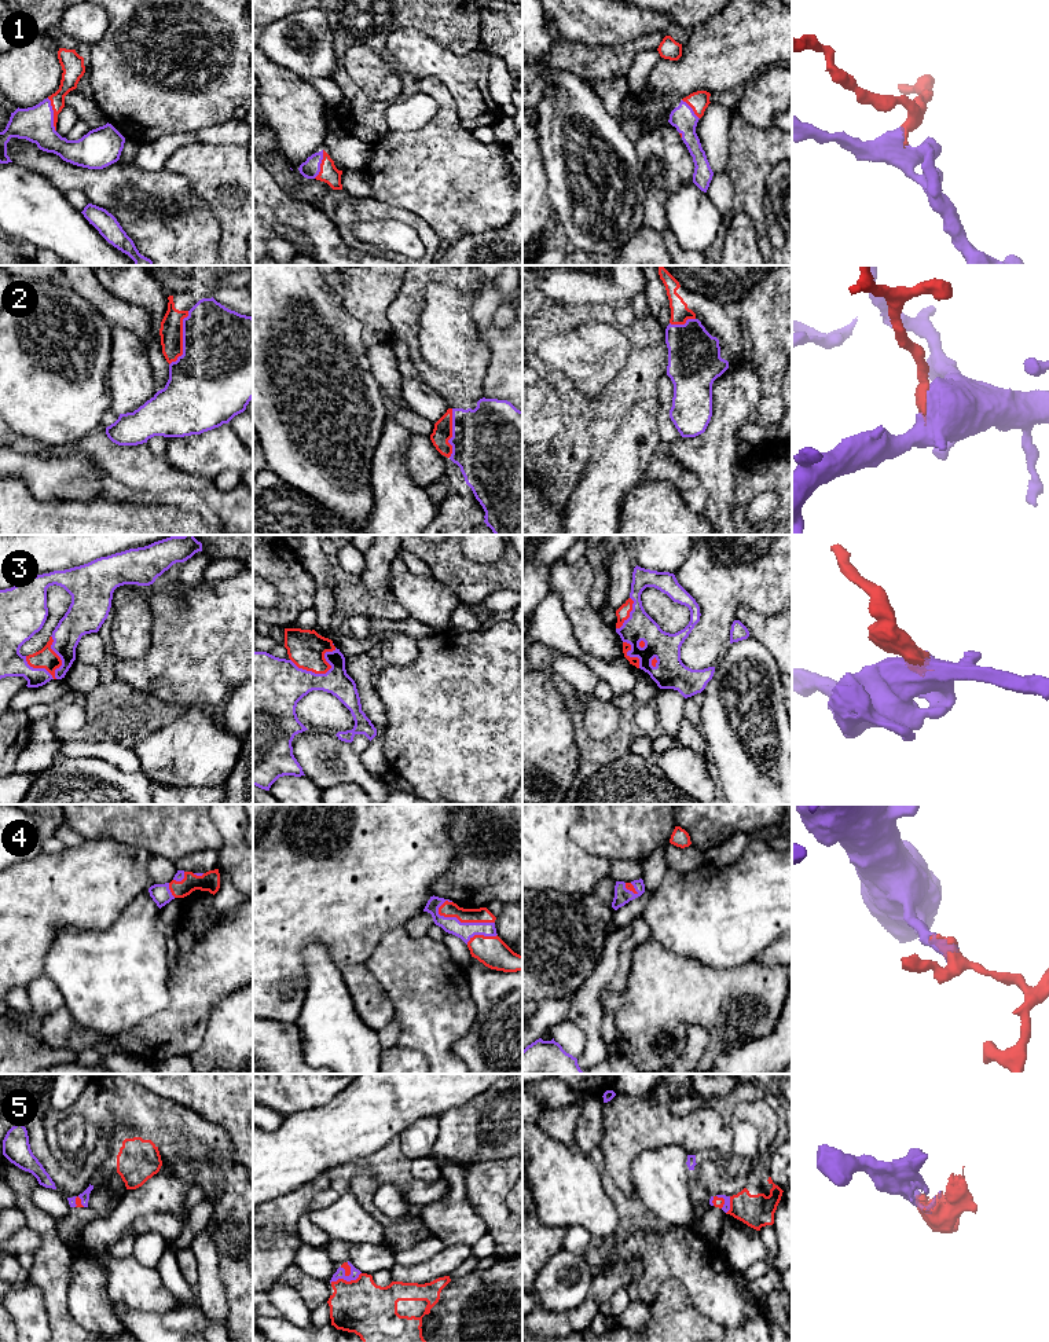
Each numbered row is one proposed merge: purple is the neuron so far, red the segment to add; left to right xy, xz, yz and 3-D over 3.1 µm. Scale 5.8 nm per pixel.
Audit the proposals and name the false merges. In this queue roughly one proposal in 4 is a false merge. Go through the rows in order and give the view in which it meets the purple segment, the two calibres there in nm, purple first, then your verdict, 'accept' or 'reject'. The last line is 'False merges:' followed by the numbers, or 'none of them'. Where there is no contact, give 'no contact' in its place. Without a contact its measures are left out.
1: contact in xy; calibres 200 and 110 nm; accept
2: contact in xy; calibres 480 and 140 nm; accept
3: contact in xy; calibres 190 and 120 nm; accept
4: contact in xz; calibres 100 and 100 nm; accept
5: contact in xz; calibres 60 and 320 nm; accept
False merges: none of them

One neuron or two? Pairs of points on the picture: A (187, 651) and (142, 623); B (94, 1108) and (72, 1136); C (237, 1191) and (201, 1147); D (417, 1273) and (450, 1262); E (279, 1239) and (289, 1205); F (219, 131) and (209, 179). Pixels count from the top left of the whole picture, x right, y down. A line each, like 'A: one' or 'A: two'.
A: two
B: two
C: one
D: one
E: one
F: two

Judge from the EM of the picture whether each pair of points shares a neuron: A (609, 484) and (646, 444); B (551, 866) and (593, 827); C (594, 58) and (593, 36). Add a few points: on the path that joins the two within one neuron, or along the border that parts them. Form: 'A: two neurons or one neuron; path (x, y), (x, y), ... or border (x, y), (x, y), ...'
A: one neuron; path (616, 475), (637, 454)
B: two neurons; border (578, 818), (569, 836), (587, 851), (605, 857)
C: two neurons; border (561, 37), (587, 46), (624, 43)

